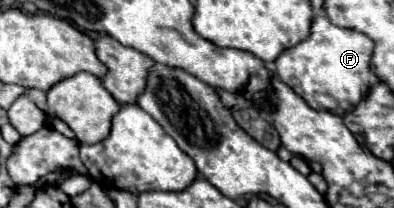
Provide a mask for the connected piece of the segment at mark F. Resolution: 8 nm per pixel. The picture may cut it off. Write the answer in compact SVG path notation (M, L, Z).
M316 16L312 22L310 36L302 40L298 46L284 50L276 58L274 66L282 82L290 86L300 86L298 96L302 96L312 108L322 108L320 104L314 102L314 94L328 94L338 102L338 108L342 112L348 112L368 94L368 88L372 84L370 74L372 50L374 50L372 40L362 32L340 28L332 24L326 16Z

